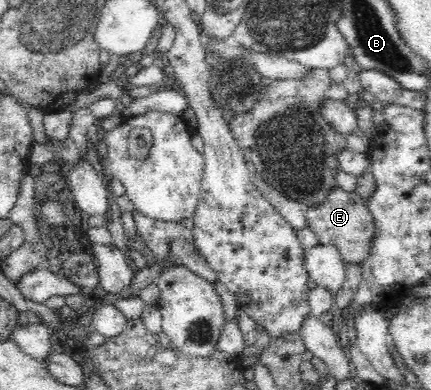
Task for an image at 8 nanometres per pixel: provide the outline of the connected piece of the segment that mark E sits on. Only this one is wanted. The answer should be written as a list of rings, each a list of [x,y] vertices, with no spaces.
[[[335,187],[326,201],[306,208],[306,223],[318,237],[319,244],[336,247],[346,263],[361,264],[370,256],[375,230],[374,219],[366,201],[354,191],[346,192]]]

